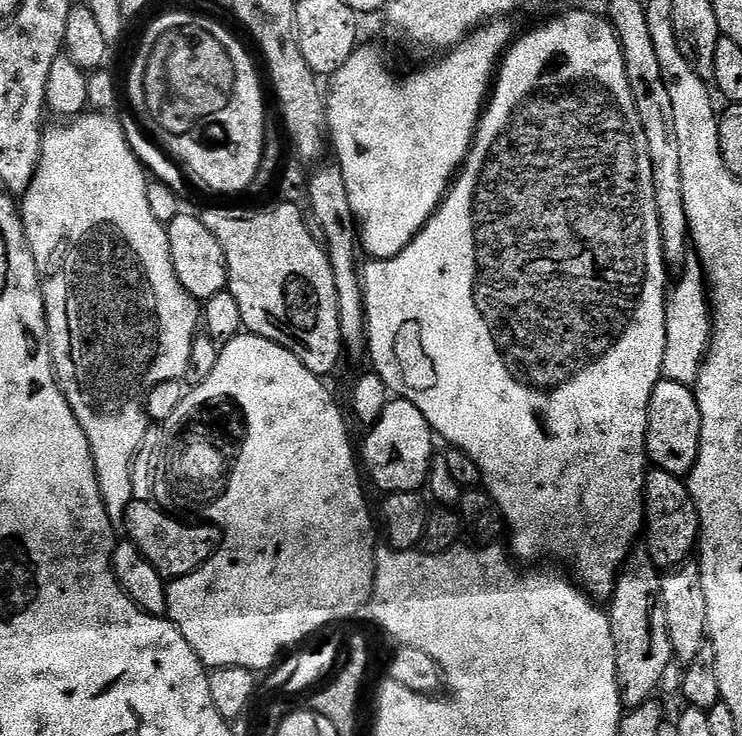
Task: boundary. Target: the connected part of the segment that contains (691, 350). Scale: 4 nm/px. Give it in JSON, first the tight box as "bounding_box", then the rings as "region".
{"bounding_box":[661,256,712,387],"region":[[[690,256],[686,268],[672,294],[665,303],[667,314],[666,324],[666,350],[663,351],[663,366],[661,375],[680,385],[691,387],[695,385],[700,365],[711,345],[712,321],[711,303],[703,268],[699,259]]]}

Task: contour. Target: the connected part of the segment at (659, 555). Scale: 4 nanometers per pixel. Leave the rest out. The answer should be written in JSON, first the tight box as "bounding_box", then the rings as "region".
{"bounding_box":[644,467,700,568],"region":[[[653,467],[644,478],[644,511],[646,513],[646,551],[652,556],[657,568],[679,568],[697,551],[700,535],[700,516],[687,483],[681,477]]]}

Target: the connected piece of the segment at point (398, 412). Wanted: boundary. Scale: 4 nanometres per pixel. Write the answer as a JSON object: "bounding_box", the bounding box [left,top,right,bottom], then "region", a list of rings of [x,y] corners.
{"bounding_box":[362,399,434,494],"region":[[[389,399],[386,410],[382,410],[382,418],[378,418],[378,422],[371,425],[367,432],[362,464],[366,472],[368,467],[373,482],[384,491],[384,494],[420,492],[427,485],[434,459],[434,433],[422,410],[418,410],[418,406],[414,406],[408,400]]]}

